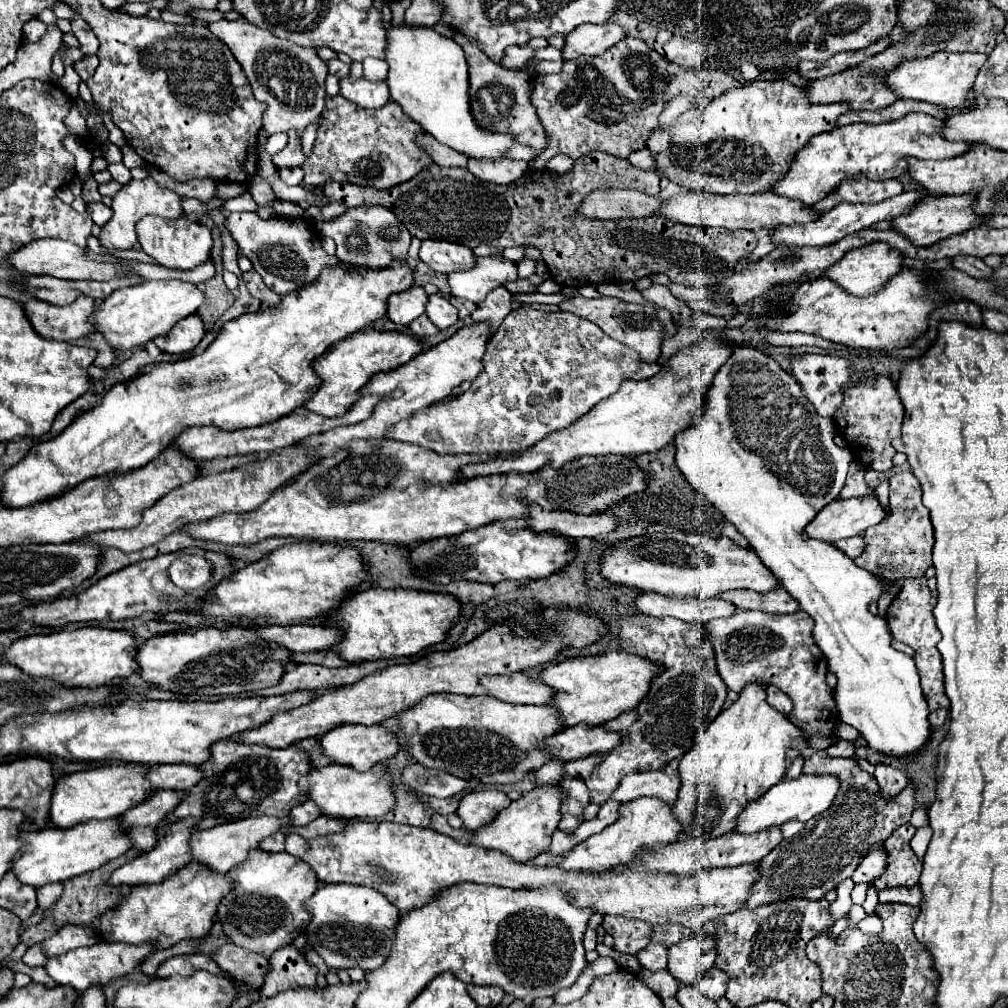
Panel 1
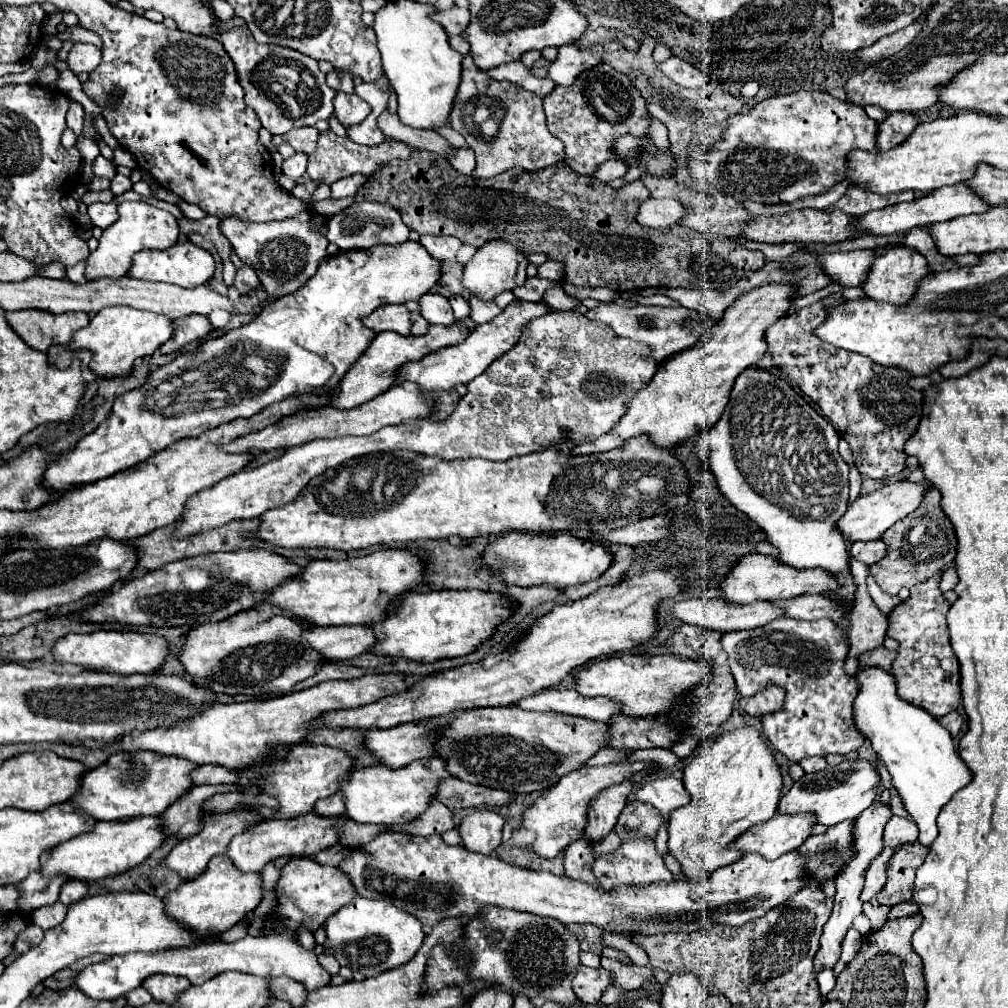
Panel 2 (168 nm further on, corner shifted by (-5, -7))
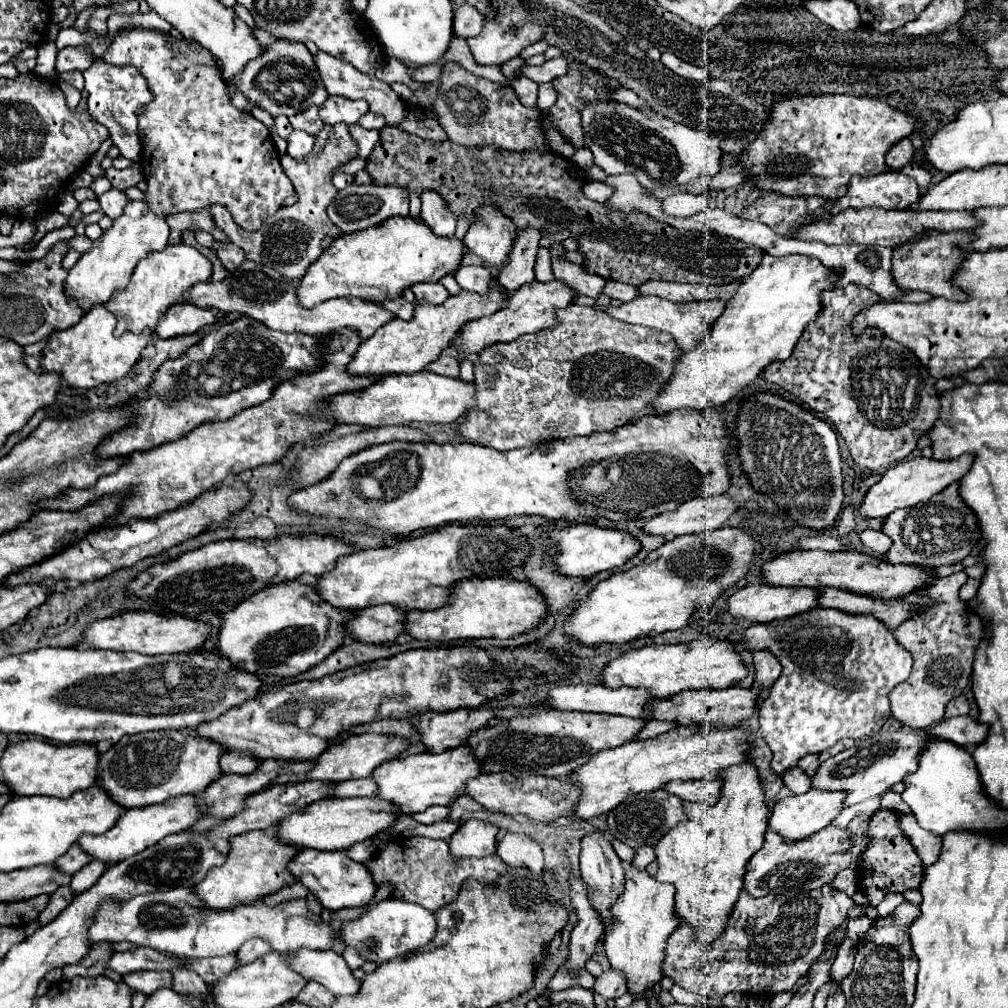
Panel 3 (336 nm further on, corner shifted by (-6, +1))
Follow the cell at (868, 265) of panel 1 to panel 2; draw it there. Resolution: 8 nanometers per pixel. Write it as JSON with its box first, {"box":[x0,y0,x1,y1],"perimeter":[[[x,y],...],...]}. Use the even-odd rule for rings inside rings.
{"box":[860,245,930,305],"perimeter":[[[898,245],[898,247],[892,247],[884,255],[874,259],[874,269],[870,269],[870,277],[866,277],[866,285],[860,285],[860,287],[866,293],[866,297],[870,297],[874,301],[906,305],[906,303],[910,303],[918,281],[922,277],[926,277],[928,273],[930,273],[930,269],[928,269],[924,255],[920,255],[912,247]]]}

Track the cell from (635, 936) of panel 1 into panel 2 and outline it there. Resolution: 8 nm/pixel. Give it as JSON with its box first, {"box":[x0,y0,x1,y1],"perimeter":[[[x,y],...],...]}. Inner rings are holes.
{"box":[572,965,610,1005],"perimeter":[[[580,965],[576,977],[572,979],[572,987],[578,999],[586,1005],[596,1005],[608,985],[610,985],[610,971],[604,967],[590,969]]]}

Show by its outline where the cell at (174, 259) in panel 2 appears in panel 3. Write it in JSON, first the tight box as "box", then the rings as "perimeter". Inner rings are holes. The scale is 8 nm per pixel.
{"box":[107,245,211,337],"perimeter":[[[167,245],[159,253],[151,253],[149,257],[141,259],[131,275],[129,285],[119,291],[113,301],[107,303],[107,309],[115,313],[117,317],[117,327],[115,327],[115,337],[123,335],[125,331],[131,333],[143,333],[151,331],[155,333],[157,323],[163,319],[163,313],[177,303],[191,285],[199,281],[209,281],[211,279],[211,263],[193,247],[189,245]]]}

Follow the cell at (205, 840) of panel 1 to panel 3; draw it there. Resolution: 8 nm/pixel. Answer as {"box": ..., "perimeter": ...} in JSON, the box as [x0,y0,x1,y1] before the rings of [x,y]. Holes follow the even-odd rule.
{"box":[277,797,401,851],"perimeter":[[[359,797],[359,799],[321,799],[311,803],[299,813],[285,817],[277,825],[277,835],[283,843],[289,843],[297,849],[325,849],[325,851],[341,851],[349,849],[355,843],[361,843],[381,831],[387,831],[401,813],[395,813],[387,801],[379,801],[377,797]]]}

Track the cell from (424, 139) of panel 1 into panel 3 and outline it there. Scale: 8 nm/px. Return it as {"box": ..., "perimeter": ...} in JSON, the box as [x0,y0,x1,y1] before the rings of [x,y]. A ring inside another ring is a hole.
{"box":[313,51,405,125],"perimeter":[[[317,51],[317,55],[313,55],[313,61],[315,61],[317,69],[319,69],[319,77],[323,77],[323,85],[325,85],[329,95],[341,95],[341,97],[349,97],[349,99],[367,101],[369,111],[383,115],[387,119],[387,125],[399,125],[403,121],[405,103],[393,93],[393,89],[387,83],[383,83],[383,81],[379,81],[375,77],[369,77],[369,75],[363,75],[353,65],[349,65],[349,63],[337,59],[337,57],[331,57],[331,55],[323,53],[323,51]]]}

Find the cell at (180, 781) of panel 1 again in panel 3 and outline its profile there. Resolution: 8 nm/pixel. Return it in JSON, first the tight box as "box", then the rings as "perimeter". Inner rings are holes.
{"box":[221,753,259,775],"perimeter":[[[225,753],[221,757],[221,769],[225,773],[239,773],[239,775],[247,775],[251,771],[255,771],[259,765],[259,761],[251,761],[251,757],[243,757],[243,753]]]}

